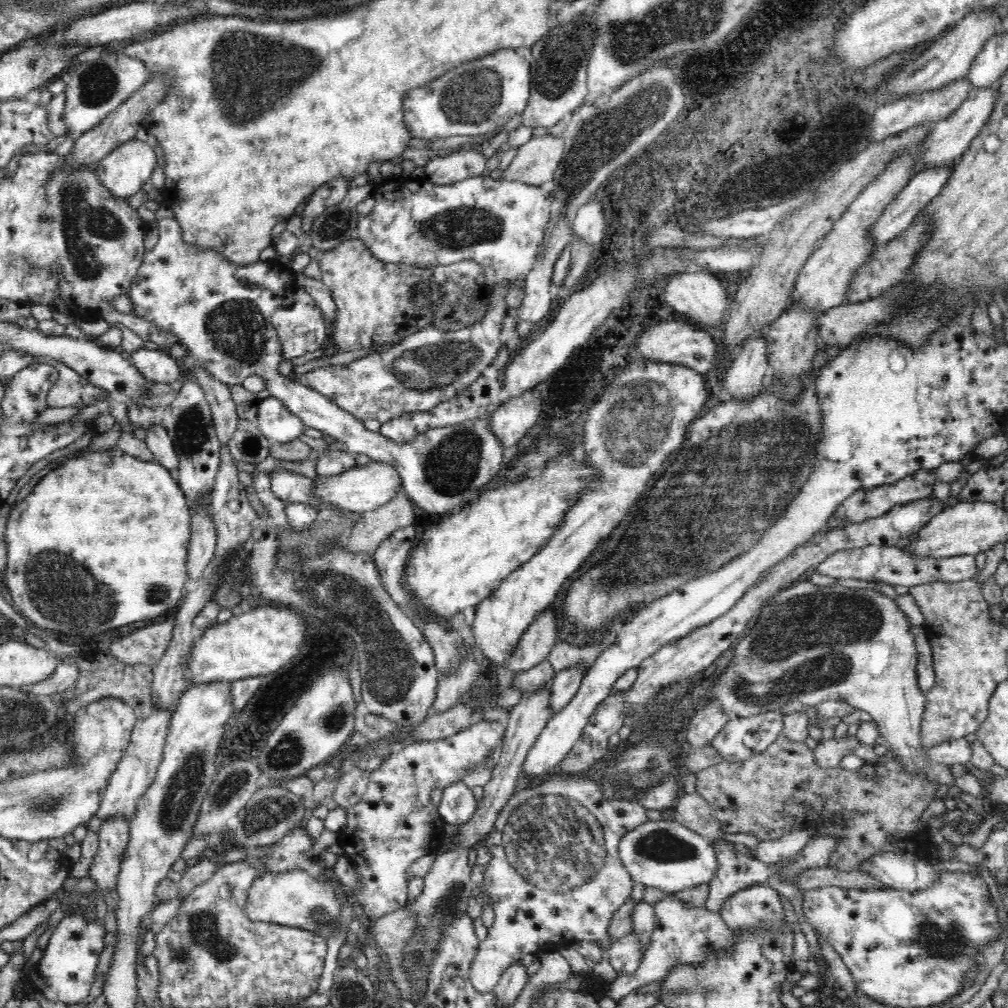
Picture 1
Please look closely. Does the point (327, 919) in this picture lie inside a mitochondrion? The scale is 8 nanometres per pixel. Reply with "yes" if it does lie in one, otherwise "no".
yes

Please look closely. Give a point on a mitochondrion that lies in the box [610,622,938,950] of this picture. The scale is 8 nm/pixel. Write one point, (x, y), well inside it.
(662, 845)

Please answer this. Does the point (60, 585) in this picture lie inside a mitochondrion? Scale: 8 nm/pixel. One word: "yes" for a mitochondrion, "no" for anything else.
yes

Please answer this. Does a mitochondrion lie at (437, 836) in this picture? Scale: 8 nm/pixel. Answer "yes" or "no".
no

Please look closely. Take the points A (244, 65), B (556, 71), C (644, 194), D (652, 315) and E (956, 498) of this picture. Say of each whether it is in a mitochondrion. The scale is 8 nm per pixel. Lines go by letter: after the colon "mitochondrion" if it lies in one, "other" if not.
A: mitochondrion
B: mitochondrion
C: mitochondrion
D: other
E: other

